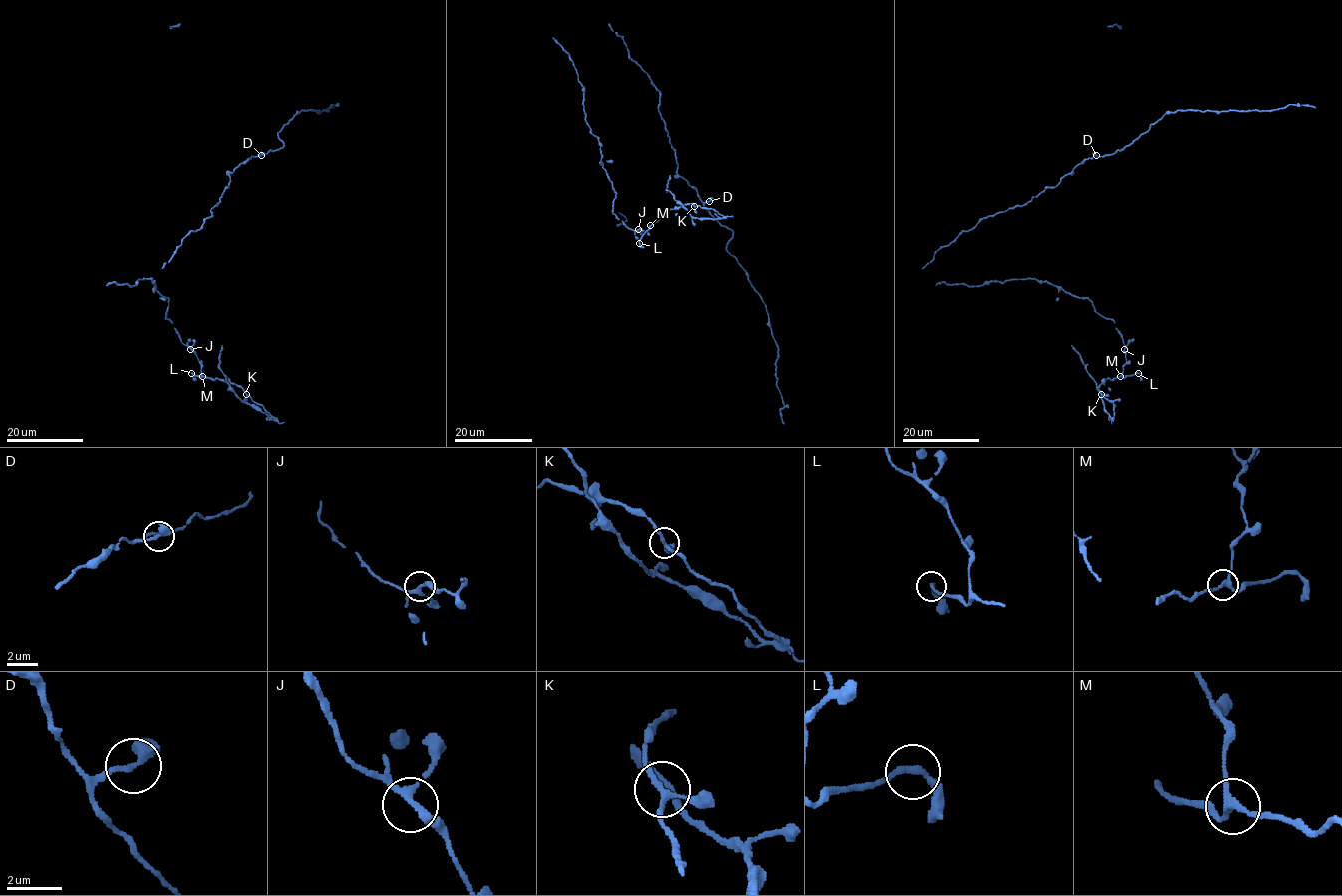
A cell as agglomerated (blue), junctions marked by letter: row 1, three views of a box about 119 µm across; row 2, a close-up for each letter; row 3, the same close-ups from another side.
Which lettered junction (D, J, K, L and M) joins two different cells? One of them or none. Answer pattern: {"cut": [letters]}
{"cut": ["K"]}

